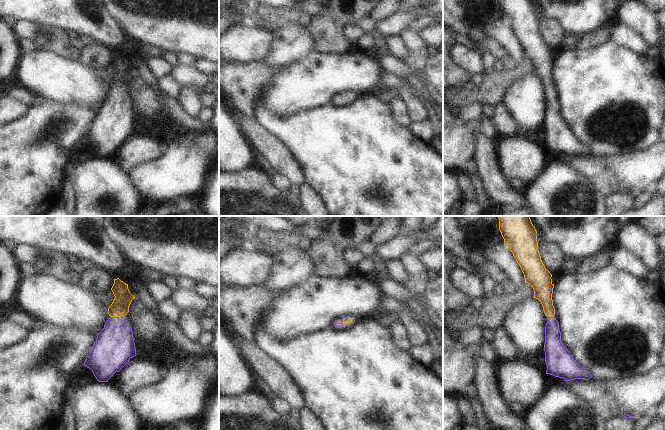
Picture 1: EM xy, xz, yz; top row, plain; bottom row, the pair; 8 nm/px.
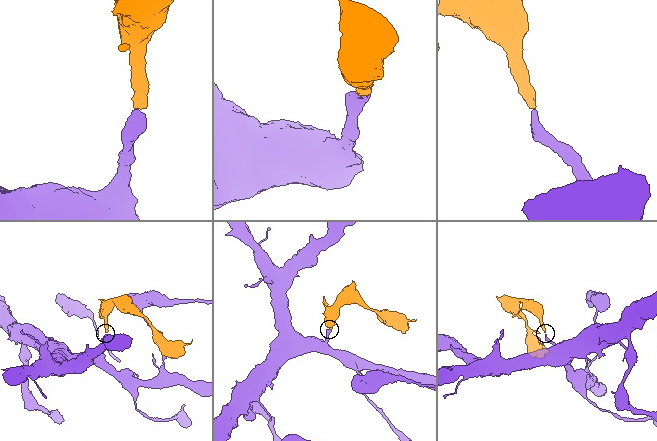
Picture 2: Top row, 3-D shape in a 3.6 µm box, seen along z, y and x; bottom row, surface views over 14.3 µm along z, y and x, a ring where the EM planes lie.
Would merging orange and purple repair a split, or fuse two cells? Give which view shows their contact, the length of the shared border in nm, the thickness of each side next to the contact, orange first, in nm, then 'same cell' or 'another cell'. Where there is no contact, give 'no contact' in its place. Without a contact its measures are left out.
xy | 60 nm | 140/320 nm | same cell

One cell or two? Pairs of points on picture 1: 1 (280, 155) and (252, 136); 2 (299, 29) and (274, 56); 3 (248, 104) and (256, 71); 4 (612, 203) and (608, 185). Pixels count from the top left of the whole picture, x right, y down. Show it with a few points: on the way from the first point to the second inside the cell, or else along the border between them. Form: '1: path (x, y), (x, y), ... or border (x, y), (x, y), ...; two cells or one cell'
1: path (273, 151), (259, 138); one cell
2: path (294, 36), (281, 49); one cell
3: path (248, 96), (249, 79); one cell
4: border (623, 193), (612, 193), (605, 199); two cells

